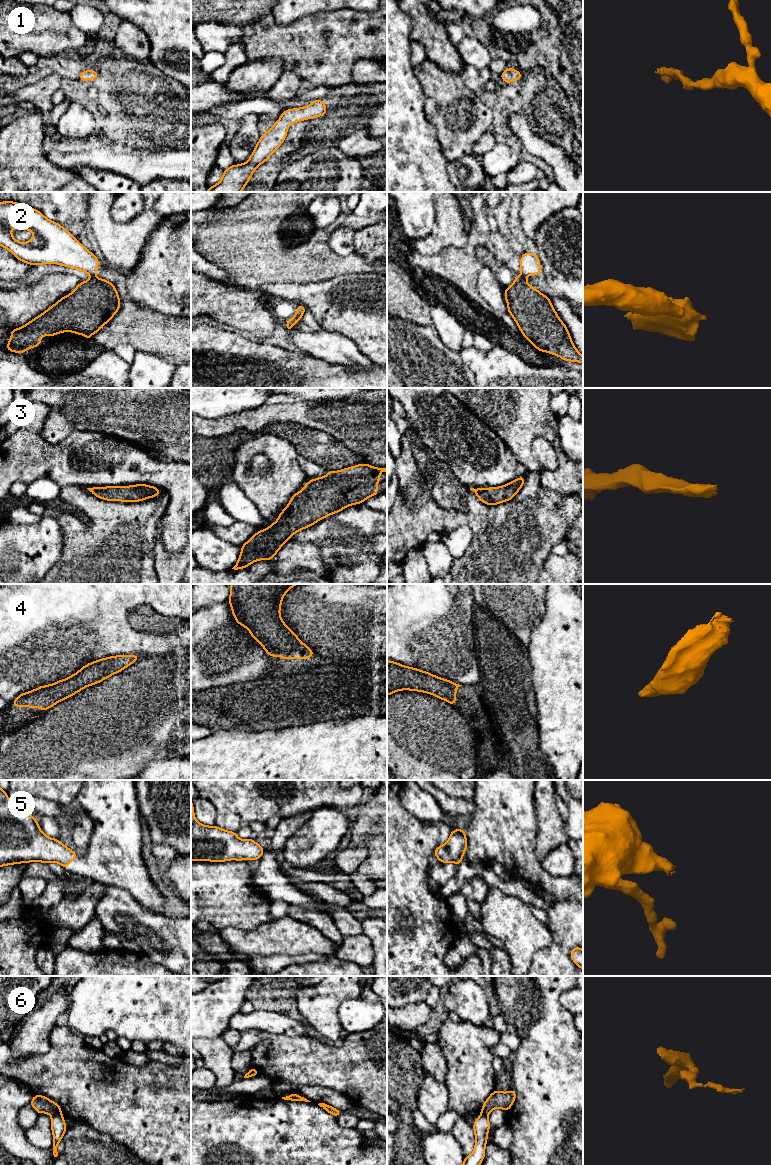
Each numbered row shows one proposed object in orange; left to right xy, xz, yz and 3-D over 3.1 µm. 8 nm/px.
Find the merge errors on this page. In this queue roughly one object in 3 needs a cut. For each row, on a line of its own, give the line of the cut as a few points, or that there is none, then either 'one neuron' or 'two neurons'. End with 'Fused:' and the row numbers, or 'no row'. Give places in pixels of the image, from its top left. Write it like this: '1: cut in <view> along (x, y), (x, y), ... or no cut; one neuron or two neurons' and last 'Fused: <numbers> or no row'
1: no cut; one neuron
2: cut in yz along (521, 275), (525, 279); two neurons
3: no cut; one neuron
4: no cut; one neuron
5: no cut; one neuron
6: cut in xy along (60, 1112), (52, 1116); two neurons
Fused: 2, 6

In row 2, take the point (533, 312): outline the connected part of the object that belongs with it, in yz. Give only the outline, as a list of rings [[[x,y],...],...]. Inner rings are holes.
[[[522,276],[504,289],[508,313],[525,339],[536,349],[559,356],[565,361],[583,363],[583,356],[573,345],[566,325],[558,317],[546,295],[529,285]]]

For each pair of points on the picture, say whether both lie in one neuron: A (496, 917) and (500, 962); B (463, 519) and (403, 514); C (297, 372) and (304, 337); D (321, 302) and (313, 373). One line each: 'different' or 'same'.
A: different
B: same
C: different
D: different

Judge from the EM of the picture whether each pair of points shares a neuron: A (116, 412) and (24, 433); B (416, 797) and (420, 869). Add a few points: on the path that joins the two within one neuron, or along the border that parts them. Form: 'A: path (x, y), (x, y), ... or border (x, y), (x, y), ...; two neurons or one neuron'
A: border (47, 406), (49, 411), (41, 435), (55, 444); two neurons
B: border (401, 800), (404, 807), (410, 813), (426, 821); two neurons

